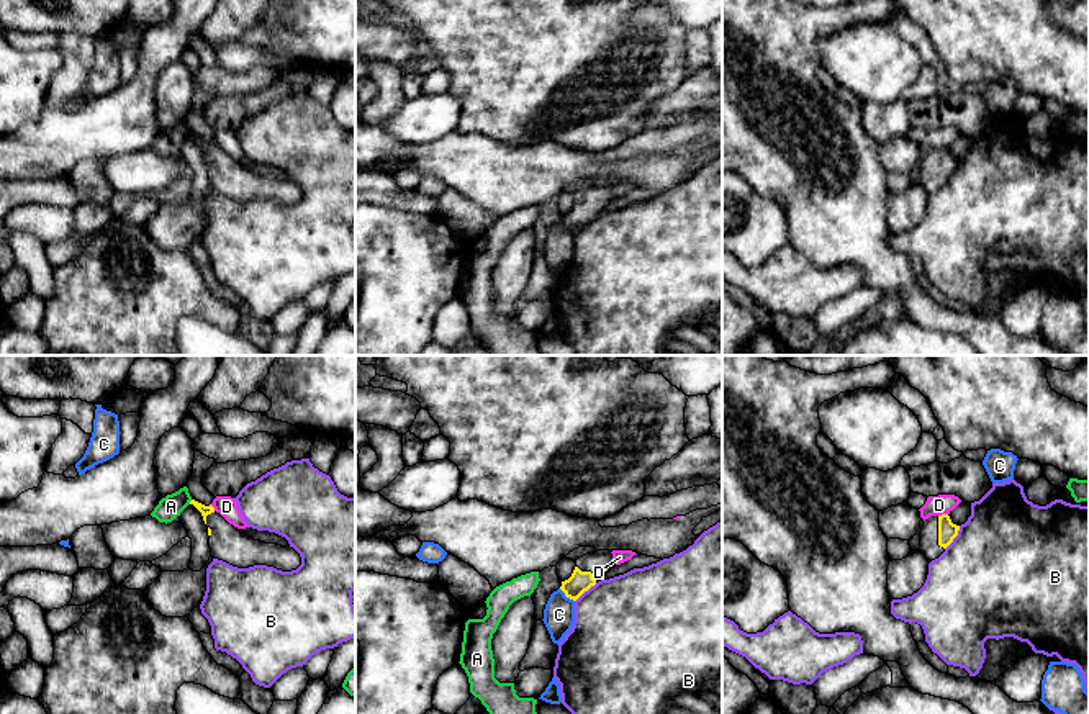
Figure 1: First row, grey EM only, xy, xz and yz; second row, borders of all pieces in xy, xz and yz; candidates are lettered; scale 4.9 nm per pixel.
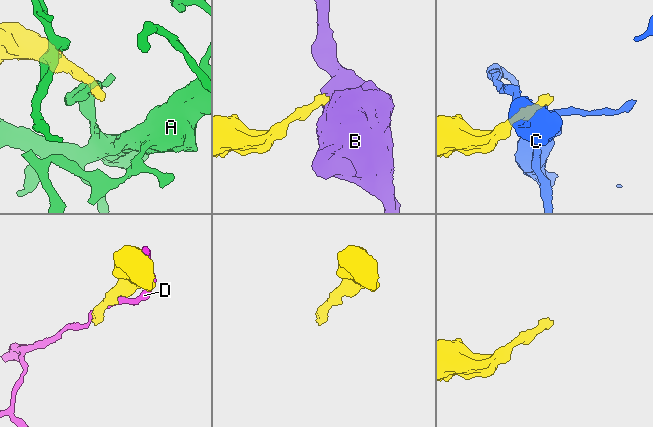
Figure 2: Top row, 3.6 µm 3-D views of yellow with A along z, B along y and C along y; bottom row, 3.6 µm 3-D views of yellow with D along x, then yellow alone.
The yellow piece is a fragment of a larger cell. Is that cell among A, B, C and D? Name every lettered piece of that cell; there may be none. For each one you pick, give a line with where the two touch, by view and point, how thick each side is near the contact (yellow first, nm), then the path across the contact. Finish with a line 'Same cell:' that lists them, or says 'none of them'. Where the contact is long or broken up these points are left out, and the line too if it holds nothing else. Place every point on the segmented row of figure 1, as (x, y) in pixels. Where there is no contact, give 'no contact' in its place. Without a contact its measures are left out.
Same cell: none of them

